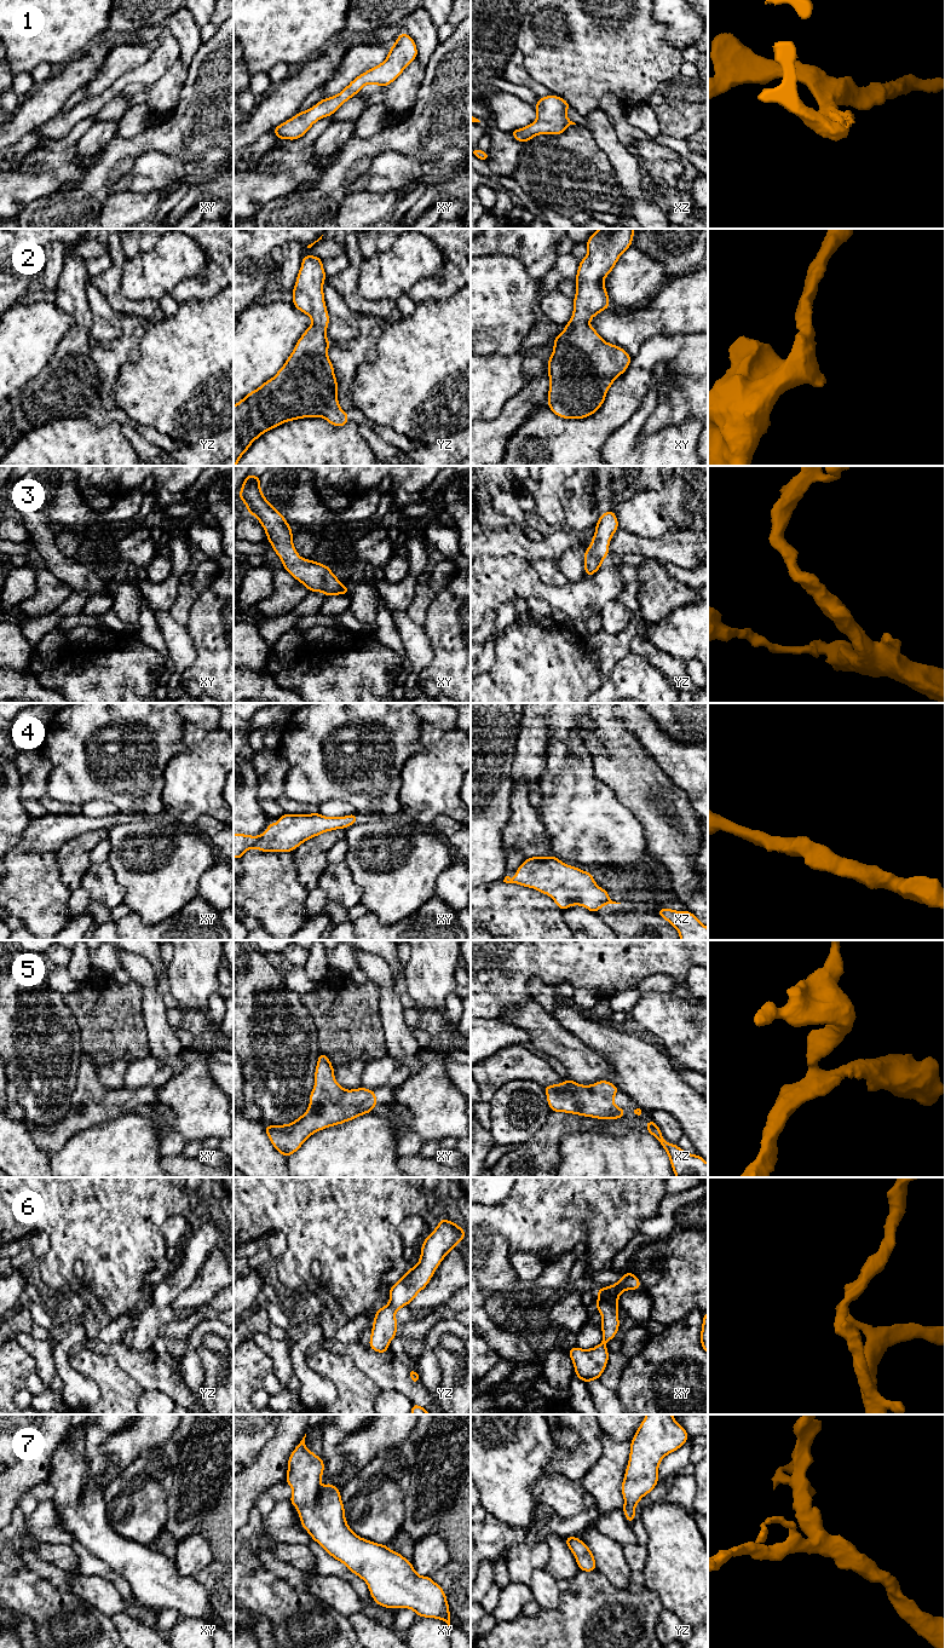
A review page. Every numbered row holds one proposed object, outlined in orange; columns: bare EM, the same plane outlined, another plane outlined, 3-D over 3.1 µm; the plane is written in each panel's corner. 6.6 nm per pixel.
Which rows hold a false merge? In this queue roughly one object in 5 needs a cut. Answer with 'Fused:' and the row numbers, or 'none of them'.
Fused: none of them

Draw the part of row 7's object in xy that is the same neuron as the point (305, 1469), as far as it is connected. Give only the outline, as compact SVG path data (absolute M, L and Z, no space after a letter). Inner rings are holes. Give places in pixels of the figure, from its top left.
M306 1434L290 1453L286 1476L287 1483L293 1489L289 1500L299 1512L302 1528L332 1557L342 1562L350 1572L367 1583L373 1600L379 1606L409 1608L417 1617L440 1619L450 1627L449 1603L442 1586L436 1584L431 1577L419 1575L413 1568L411 1561L404 1558L399 1552L390 1550L387 1545L363 1539L348 1527L340 1489L330 1482L325 1483L323 1488L321 1487L324 1462L306 1448L305 1437Z

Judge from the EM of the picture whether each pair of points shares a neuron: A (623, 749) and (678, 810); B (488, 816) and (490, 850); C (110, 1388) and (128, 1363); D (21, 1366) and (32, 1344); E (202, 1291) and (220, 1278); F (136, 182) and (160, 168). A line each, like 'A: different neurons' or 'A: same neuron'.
A: same neuron
B: same neuron
C: different neurons
D: different neurons
E: same neuron
F: same neuron

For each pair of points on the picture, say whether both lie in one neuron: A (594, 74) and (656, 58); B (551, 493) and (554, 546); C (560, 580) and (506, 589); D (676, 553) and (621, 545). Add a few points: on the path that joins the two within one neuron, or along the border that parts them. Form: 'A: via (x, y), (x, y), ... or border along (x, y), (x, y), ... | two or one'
A: via (610, 58), (640, 58) | one
B: border along (560, 528), (555, 530) | two
C: border along (528, 559), (543, 582), (551, 585), (568, 583) | two
D: via (663, 548), (634, 545) | one

